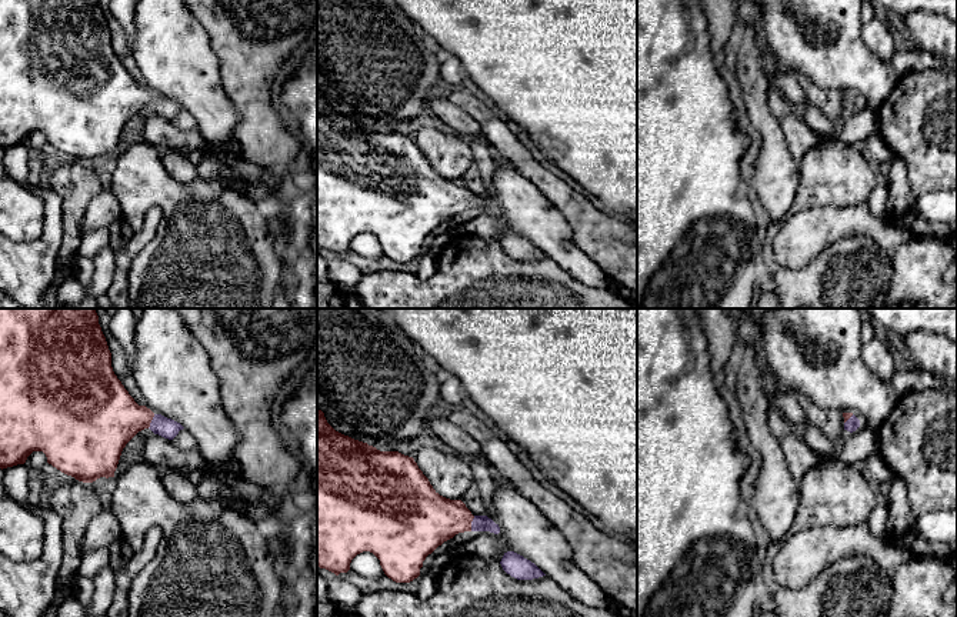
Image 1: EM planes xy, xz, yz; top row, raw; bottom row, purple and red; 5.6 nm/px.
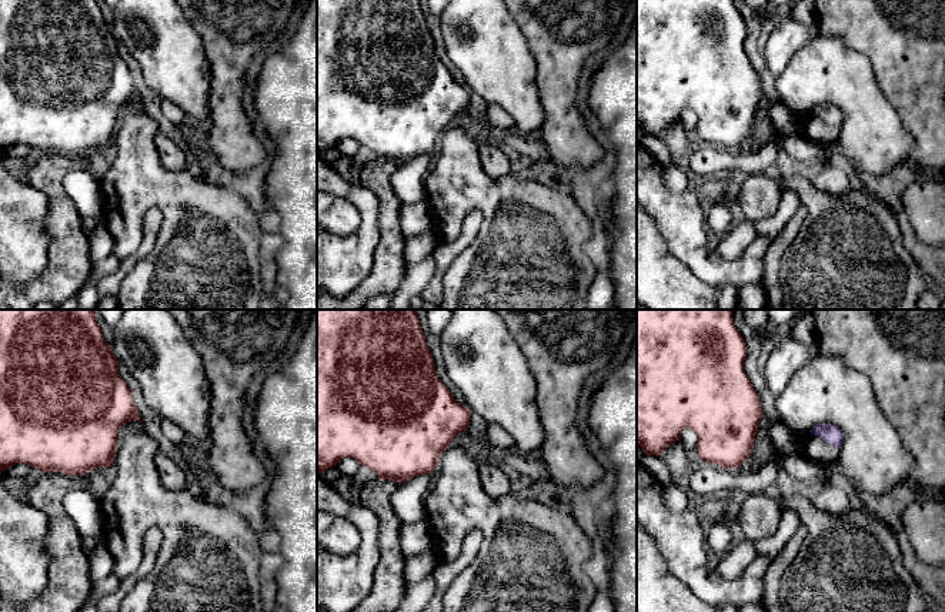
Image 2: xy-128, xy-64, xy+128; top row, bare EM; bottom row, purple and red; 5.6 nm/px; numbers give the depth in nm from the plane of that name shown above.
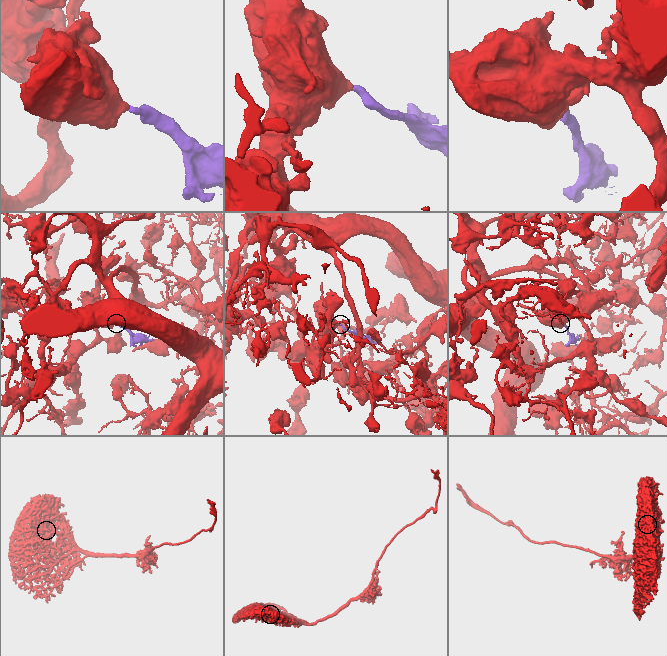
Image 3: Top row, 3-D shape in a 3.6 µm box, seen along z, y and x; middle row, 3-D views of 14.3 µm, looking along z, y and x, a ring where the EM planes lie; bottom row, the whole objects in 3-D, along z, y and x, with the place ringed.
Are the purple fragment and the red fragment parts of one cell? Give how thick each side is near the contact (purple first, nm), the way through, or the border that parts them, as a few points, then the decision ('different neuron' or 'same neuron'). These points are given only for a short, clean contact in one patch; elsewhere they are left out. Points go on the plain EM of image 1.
calibres 100 and 300 nm; way xz (480, 203), (472, 203), (460, 199), (427, 199); same neuron

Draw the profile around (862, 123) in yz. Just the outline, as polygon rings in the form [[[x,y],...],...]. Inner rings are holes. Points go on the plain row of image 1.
[[[864,106],[848,116],[838,137],[843,143],[854,146],[877,131],[877,110]]]

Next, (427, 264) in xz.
[[[427,253],[420,257],[417,276],[421,279],[429,279],[436,273],[437,269],[437,256]]]

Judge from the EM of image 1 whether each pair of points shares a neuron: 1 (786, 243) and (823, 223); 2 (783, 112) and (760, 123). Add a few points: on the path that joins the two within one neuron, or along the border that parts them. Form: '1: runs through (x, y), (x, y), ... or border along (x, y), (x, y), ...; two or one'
1: runs through (794, 243), (814, 229); one
2: border along (770, 87), (767, 92), (767, 106), (789, 146); two

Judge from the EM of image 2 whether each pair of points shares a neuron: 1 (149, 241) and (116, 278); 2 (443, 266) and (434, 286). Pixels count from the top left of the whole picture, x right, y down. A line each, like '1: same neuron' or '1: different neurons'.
1: same neuron
2: same neuron

